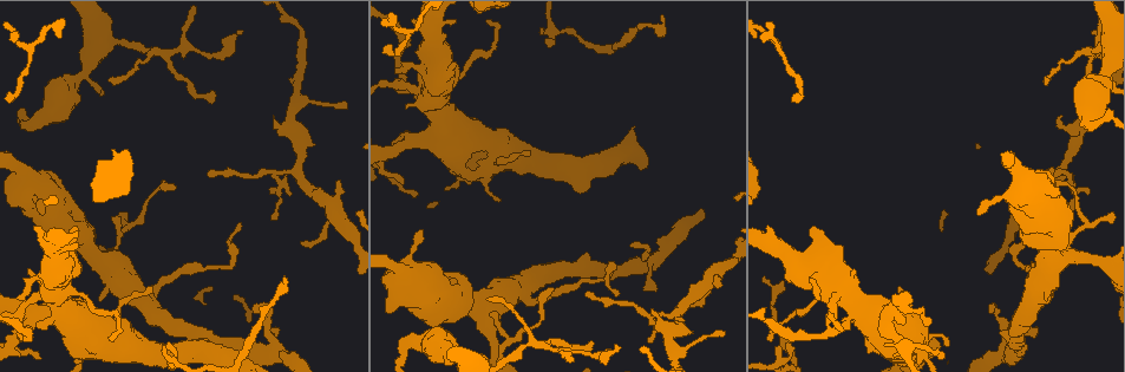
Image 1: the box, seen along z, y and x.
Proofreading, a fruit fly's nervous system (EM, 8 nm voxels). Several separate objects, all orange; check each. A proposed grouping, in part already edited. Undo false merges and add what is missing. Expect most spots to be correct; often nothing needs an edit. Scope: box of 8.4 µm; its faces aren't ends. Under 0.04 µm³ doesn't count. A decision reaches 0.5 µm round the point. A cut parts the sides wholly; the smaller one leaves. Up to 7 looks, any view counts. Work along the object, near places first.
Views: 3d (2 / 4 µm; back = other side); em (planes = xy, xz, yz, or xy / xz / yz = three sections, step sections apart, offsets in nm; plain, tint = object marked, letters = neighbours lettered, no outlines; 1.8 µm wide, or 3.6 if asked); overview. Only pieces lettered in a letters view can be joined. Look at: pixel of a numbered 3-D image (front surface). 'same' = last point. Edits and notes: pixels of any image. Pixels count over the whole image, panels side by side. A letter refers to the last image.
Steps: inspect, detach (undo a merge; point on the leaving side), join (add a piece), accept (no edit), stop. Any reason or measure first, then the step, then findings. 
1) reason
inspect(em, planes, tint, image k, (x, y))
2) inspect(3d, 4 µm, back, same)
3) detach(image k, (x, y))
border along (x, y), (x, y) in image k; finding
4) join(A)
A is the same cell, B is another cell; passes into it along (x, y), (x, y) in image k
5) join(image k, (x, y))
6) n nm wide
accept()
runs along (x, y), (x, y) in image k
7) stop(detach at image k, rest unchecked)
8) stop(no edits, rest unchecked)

branch stops here
inspect(em, planes, tint, image 1, (652, 312))

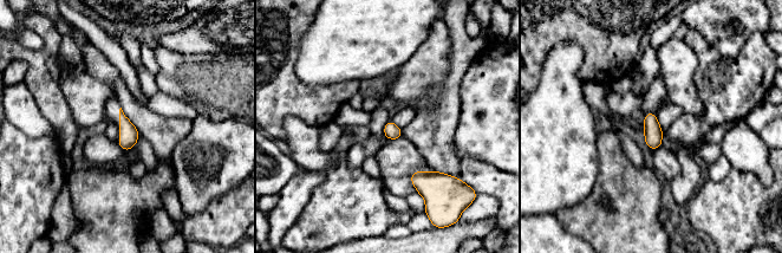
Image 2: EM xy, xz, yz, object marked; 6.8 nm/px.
inspect(em, planes, letters, same)

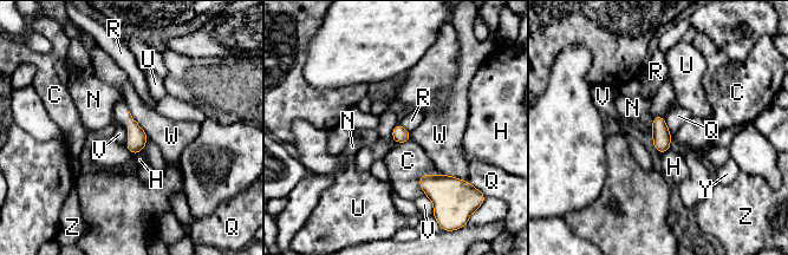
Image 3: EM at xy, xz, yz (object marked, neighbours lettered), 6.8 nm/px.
W touches over 220 nm
accept()
C, H, N, Q, R, U, V, W, Y and Z are other cells; no lettered piece goes on from it

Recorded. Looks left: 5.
thin end
inspect(em, planes, letters, image 1, (715, 276))

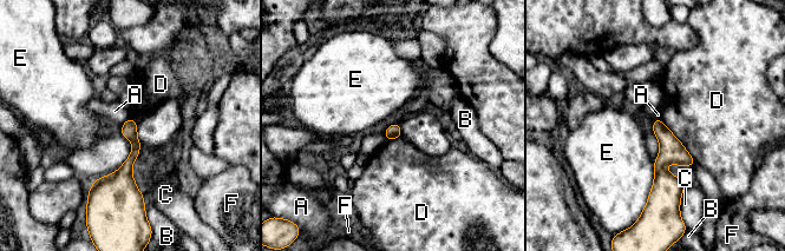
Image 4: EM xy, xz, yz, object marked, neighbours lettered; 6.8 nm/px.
accept()
A, B, C, D, E and F are other cells; runs along (130, 121), (135, 154), (123, 176), (123, 199) in image 4; no lettered piece goes on from it

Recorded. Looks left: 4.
a fork
inspect(em, planes, letters, image 1, (883, 316))

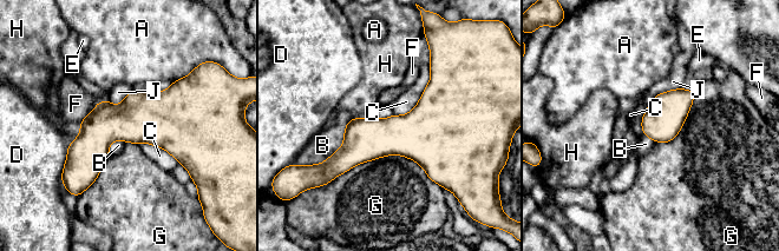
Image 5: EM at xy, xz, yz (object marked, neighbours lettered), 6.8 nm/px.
280 nm wide
accept()
A, B, C, D, E, F, G, H and J are other cells; border along (352, 118), (342, 145), (315, 164) in image 5; one neuron here

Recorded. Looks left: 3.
stop(no edits, rest unchecked)

